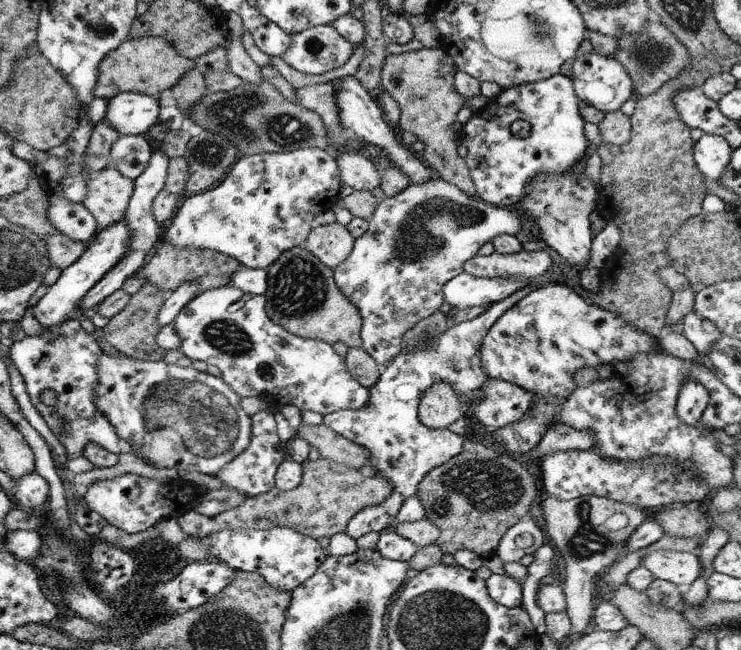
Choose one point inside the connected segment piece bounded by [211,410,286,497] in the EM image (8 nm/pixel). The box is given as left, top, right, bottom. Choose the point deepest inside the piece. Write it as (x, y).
(252, 471)

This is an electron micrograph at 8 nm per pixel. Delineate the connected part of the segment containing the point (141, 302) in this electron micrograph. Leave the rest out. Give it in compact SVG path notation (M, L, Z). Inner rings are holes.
M144 281L139 290L130 295L127 305L108 319L103 328L96 328L93 336L99 336L103 342L113 346L125 357L149 361L164 360L168 353L156 344L155 336L160 328L157 324L157 310L163 306L167 295L167 292Z

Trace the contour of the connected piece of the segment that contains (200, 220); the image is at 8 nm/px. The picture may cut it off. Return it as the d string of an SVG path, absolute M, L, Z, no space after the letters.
M320 148L243 155L215 188L185 195L181 206L174 210L169 228L162 229L159 244L168 243L175 248L213 250L234 258L243 266L265 269L281 256L281 252L303 244L311 229L315 228L313 218L330 210L334 205L340 185L338 165Z

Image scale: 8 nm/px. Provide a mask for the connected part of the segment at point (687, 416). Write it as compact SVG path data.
M687 378L677 392L675 414L681 422L691 426L704 415L708 400L709 394L705 386Z

